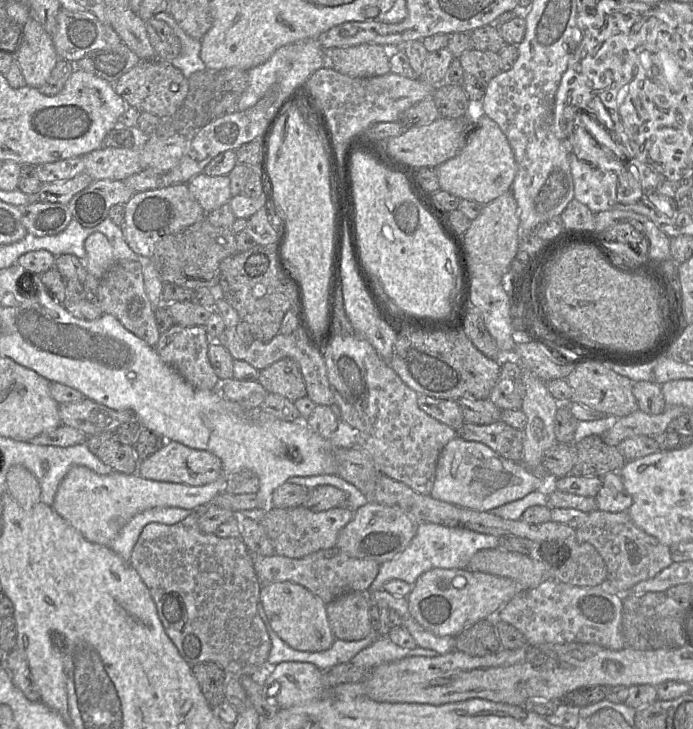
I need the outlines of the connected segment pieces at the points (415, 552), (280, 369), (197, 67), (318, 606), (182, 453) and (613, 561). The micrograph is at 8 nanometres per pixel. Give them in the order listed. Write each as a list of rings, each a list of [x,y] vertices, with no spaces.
[[[420,523],[415,537],[408,547],[393,559],[379,565],[379,573],[369,591],[382,590],[385,583],[398,579],[413,585],[426,571],[433,568],[466,569],[472,556],[481,550],[499,547],[500,537],[475,532],[463,527],[449,527],[434,523]]]
[[[282,358],[260,370],[258,382],[267,393],[279,394],[292,402],[307,396],[300,368],[290,358]]]
[[[168,11],[160,12],[153,17],[168,24],[180,39],[182,51],[171,61],[171,64],[179,69],[186,78],[195,72],[205,70],[206,66],[200,58],[201,42],[186,34]]]
[[[284,581],[262,585],[260,604],[272,629],[294,650],[321,652],[329,649],[336,639],[329,625],[326,604],[299,584]]]
[[[167,441],[160,450],[139,462],[137,474],[147,480],[202,486],[220,478],[223,470],[221,460],[214,454]]]
[[[595,510],[589,514],[587,521],[576,529],[579,540],[587,542],[595,547],[603,558],[607,566],[607,579],[599,585],[610,593],[627,594],[628,591],[637,583],[653,578],[663,569],[673,563],[670,554],[670,548],[661,544],[656,538],[648,535],[642,529],[637,527],[631,520],[628,512],[607,512]]]

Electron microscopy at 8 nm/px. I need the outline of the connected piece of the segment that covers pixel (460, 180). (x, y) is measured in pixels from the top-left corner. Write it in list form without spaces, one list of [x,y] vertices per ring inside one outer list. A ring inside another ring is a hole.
[[[483,113],[469,118],[465,145],[453,158],[434,168],[440,189],[462,200],[487,205],[511,192],[517,174],[517,163],[512,147],[498,124]]]

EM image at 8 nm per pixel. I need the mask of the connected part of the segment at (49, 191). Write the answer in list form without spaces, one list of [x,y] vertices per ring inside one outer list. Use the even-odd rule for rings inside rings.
[[[83,172],[65,181],[42,183],[39,190],[30,196],[30,202],[52,202],[68,204],[77,193],[85,189],[93,178]]]

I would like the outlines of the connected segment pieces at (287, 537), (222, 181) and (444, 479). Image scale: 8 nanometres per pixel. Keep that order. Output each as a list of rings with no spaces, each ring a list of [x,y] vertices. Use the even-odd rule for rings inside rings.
[[[301,505],[293,508],[272,507],[267,511],[255,508],[243,515],[260,522],[274,546],[276,555],[299,559],[335,547],[340,531],[352,520],[353,513],[346,506],[314,512]]]
[[[202,172],[193,177],[187,187],[206,213],[228,203],[232,197],[228,175],[208,176]]]
[[[457,436],[440,452],[430,496],[463,508],[489,512],[543,487],[544,481],[523,464],[502,457],[483,443]]]

